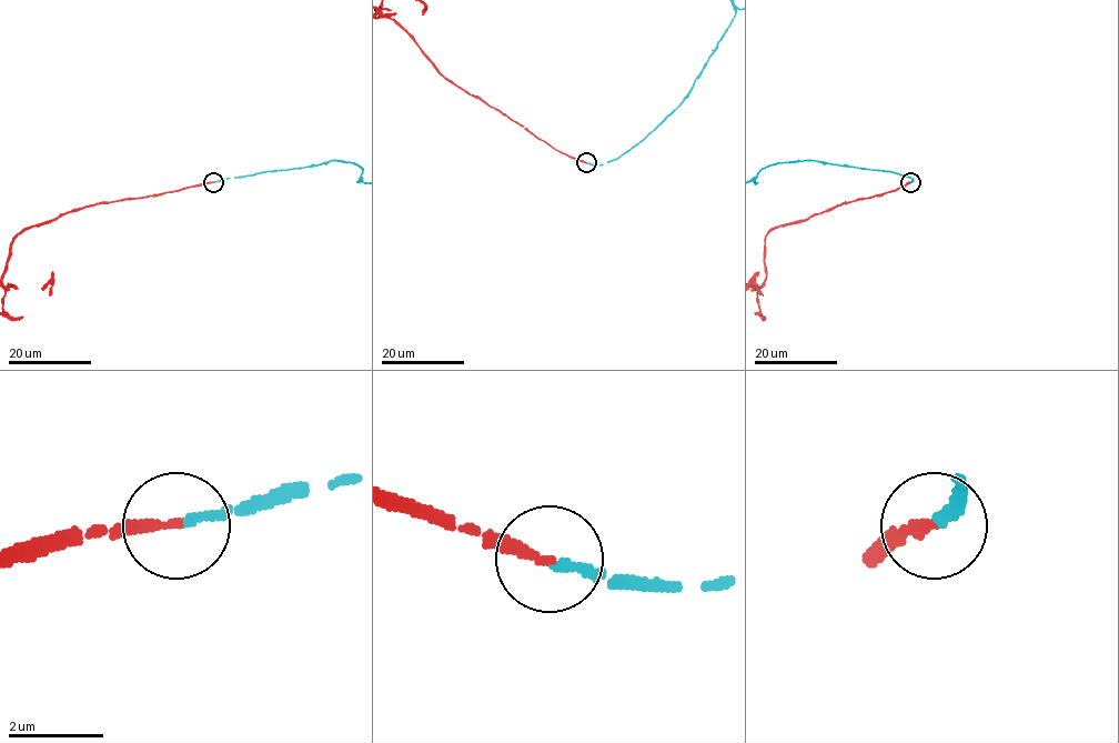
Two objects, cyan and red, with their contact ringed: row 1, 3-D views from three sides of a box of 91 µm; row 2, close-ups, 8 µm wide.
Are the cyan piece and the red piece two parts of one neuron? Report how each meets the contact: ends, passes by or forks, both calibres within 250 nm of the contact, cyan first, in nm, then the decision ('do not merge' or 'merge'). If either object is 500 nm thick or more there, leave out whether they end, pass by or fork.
cyan ends; red ends; calibres 140 and 200 nm; merge

